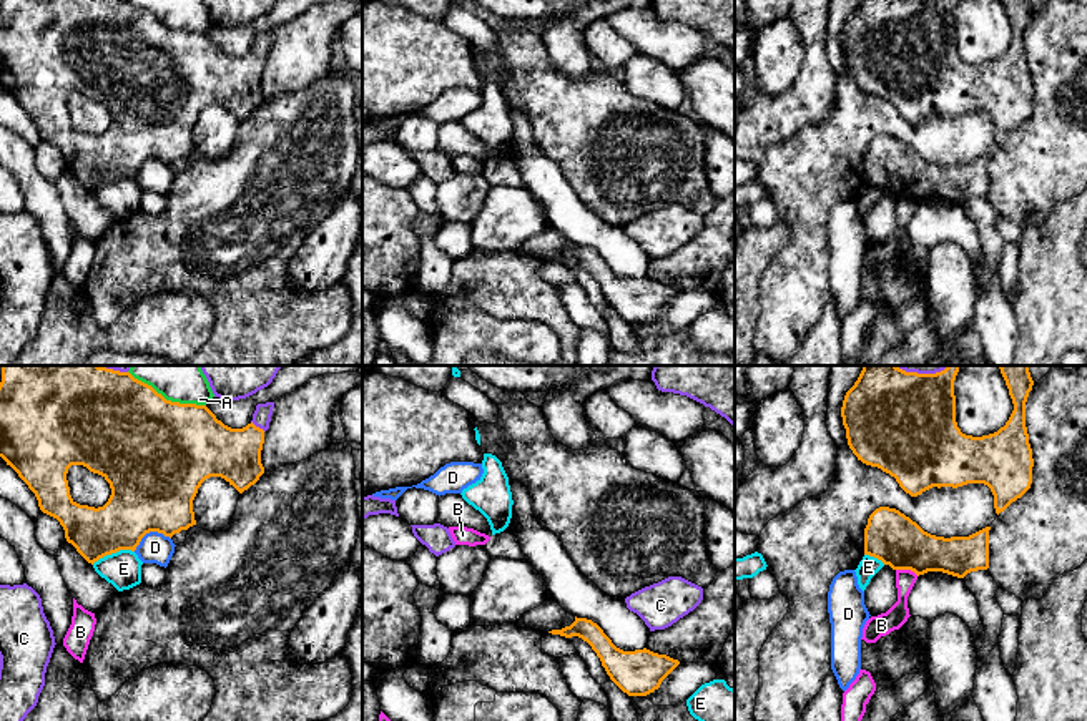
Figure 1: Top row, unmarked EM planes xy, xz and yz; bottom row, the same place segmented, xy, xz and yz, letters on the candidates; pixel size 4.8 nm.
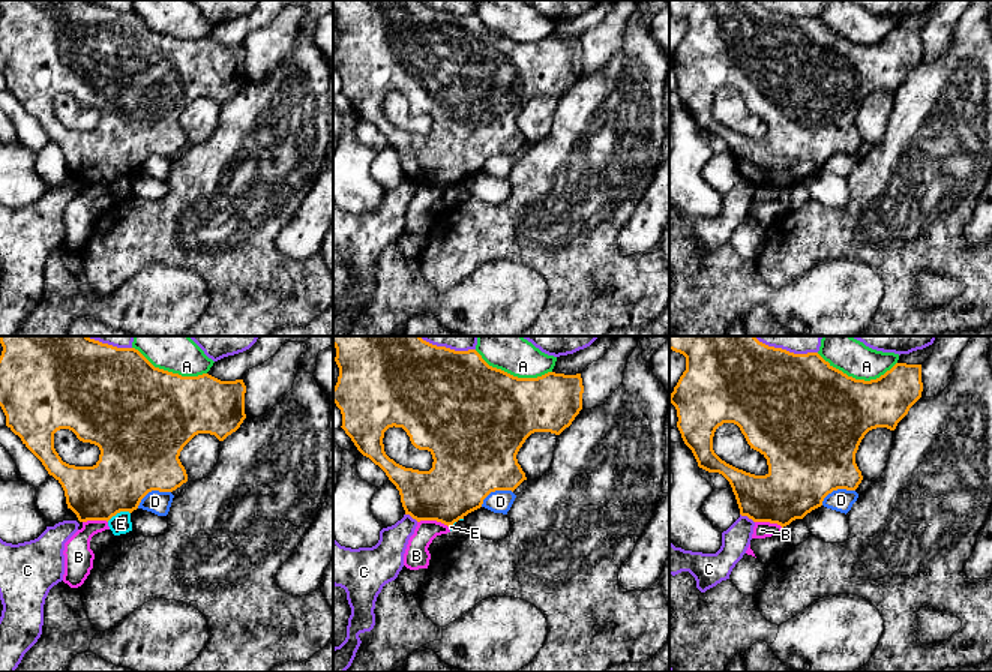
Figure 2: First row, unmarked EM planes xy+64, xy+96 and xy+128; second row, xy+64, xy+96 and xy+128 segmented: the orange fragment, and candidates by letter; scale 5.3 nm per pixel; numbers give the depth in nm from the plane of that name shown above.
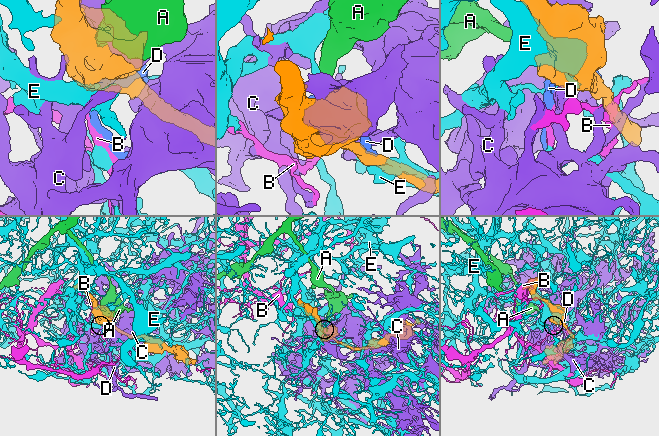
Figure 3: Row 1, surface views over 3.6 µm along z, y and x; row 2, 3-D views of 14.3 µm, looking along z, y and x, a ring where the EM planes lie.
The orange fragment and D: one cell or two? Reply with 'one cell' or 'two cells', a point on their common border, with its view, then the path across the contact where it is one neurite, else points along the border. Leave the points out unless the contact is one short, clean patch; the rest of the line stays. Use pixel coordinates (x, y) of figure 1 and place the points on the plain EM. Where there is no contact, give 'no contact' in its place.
two cells; contact xy (150, 158)

